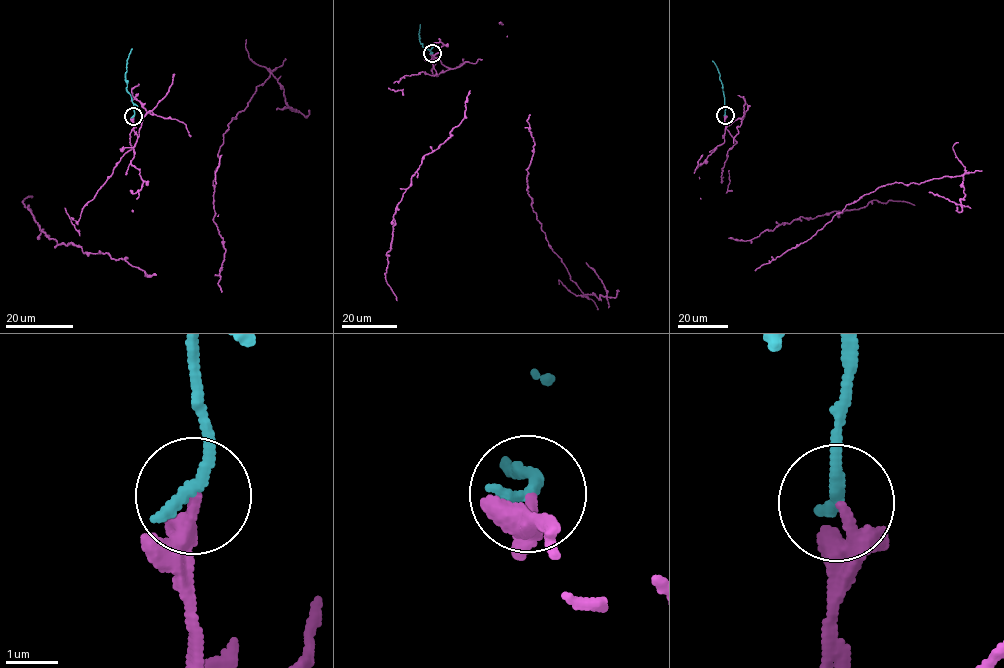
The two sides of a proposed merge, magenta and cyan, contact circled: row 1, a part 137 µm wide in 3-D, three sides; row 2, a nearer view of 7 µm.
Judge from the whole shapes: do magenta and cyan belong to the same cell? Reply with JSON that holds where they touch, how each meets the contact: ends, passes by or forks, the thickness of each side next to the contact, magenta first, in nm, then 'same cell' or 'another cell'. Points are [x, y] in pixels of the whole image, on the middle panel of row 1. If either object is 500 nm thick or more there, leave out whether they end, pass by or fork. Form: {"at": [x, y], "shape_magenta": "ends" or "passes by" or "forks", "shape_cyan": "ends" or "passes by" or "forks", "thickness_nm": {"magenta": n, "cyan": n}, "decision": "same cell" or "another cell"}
{"at": [432, 53], "shape_magenta": "ends", "shape_cyan": "ends", "thickness_nm": {"magenta": 220, "cyan": 280}, "decision": "another cell"}

